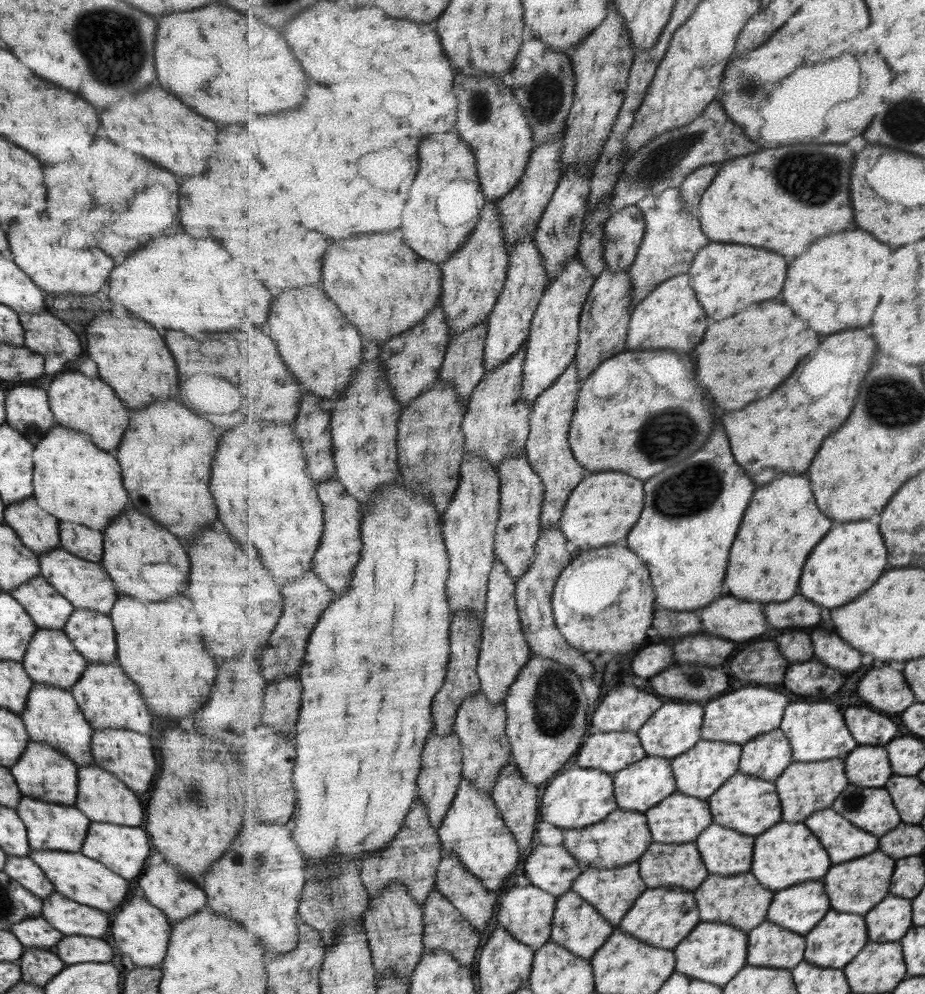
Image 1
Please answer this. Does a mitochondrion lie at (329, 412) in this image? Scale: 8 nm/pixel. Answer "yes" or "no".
no

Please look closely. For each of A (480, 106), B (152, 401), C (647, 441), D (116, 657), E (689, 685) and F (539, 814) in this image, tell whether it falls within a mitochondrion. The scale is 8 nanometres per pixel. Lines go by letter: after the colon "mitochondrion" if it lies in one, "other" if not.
A: mitochondrion
B: other
C: mitochondrion
D: other
E: mitochondrion
F: other

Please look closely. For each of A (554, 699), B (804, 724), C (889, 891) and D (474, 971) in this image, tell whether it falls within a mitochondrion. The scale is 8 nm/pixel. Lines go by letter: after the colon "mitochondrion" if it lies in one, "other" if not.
A: mitochondrion
B: other
C: other
D: other

